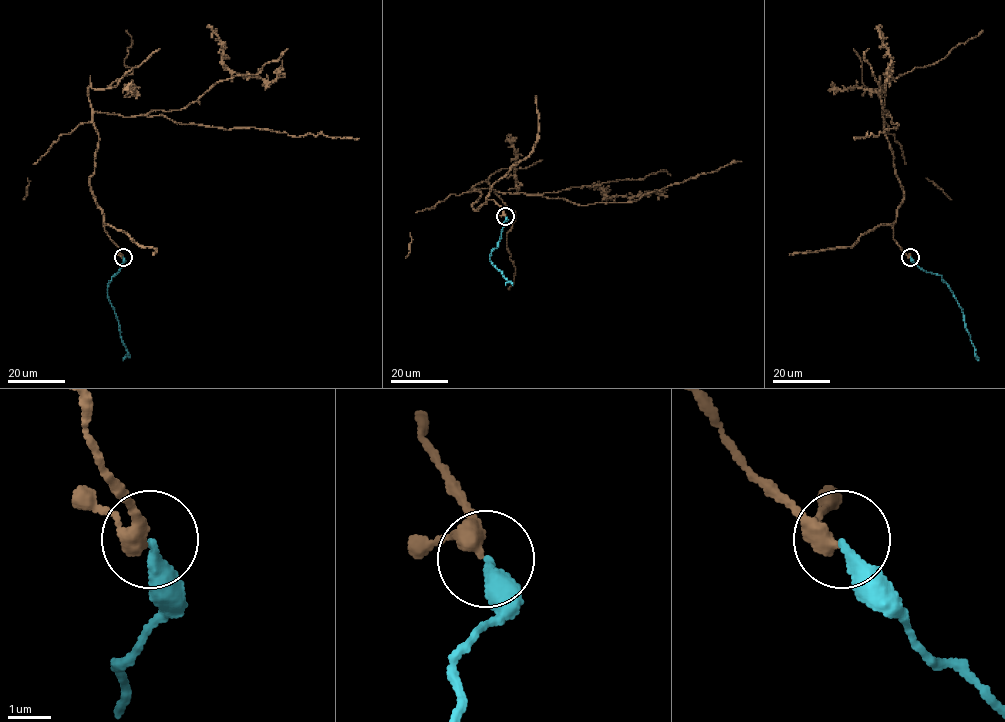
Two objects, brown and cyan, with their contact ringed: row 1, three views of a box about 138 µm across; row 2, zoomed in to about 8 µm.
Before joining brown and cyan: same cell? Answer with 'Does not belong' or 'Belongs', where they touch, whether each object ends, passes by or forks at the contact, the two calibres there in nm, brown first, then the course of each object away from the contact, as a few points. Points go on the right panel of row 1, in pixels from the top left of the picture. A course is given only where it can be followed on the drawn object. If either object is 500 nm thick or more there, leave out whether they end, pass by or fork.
Belongs. Place: (910, 257). At the ring brown passes by. At the ring cyan ends. Thickness 320 nm (brown) against 280 nm. Course of brown: (909, 257), (893, 236), (903, 191), (881, 112), (898, 124), (876, 136), (855, 139). Course of cyan: (910, 257), (924, 270), (940, 274), (952, 292), (962, 309), (965, 326), (979, 361)

